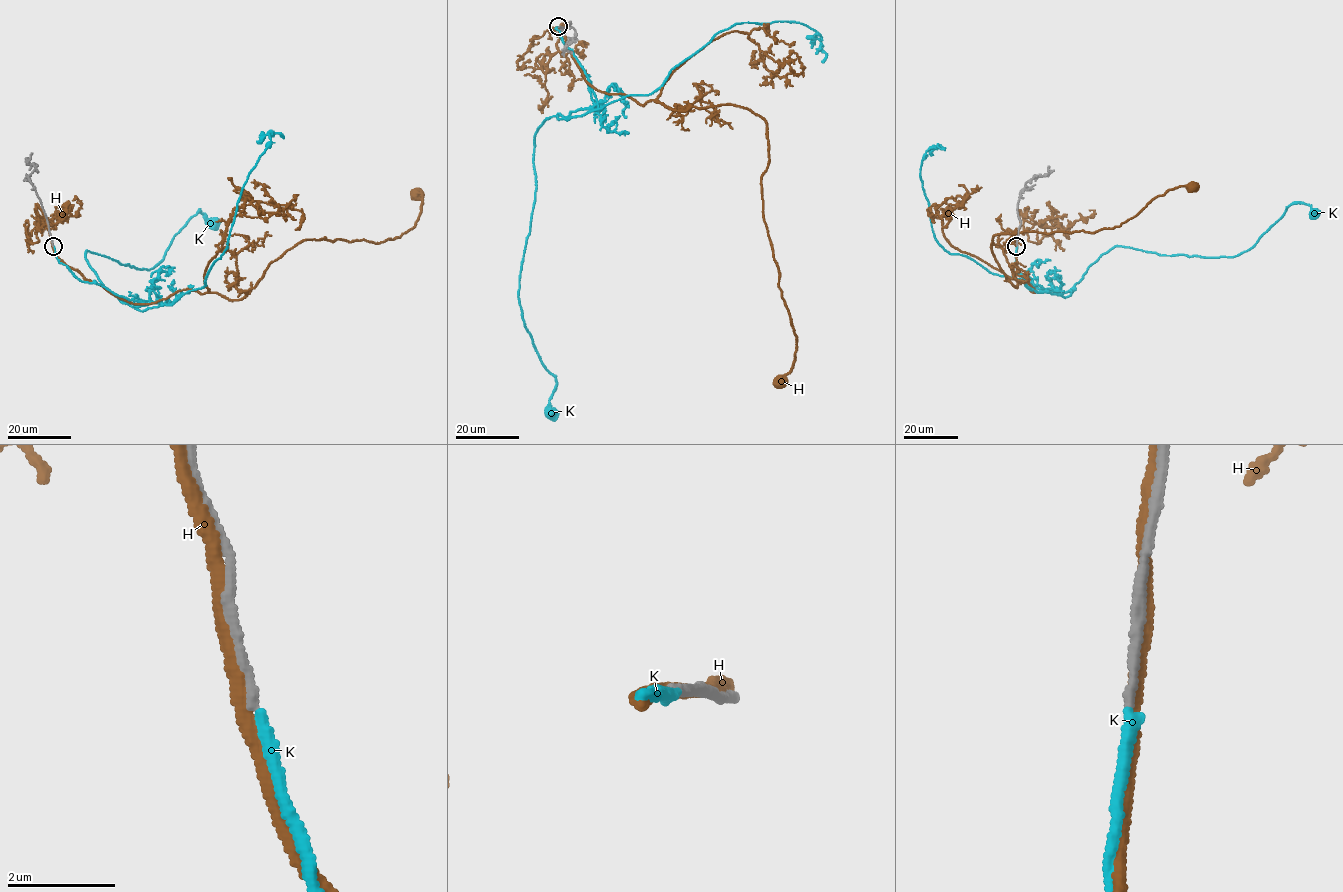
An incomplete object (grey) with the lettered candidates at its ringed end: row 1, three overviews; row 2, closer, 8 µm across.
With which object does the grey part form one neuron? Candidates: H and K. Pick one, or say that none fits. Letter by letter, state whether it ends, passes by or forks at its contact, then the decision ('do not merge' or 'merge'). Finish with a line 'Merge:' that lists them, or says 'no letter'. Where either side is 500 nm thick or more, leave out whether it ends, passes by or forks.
H: it passes by | do not merge
K: it ends | do not merge
Merge: no letter

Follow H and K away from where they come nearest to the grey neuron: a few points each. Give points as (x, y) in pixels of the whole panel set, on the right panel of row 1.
H: (1017, 241), (1035, 292), (1028, 278), (1007, 279), (993, 236), (1095, 232), (1170, 190), (1197, 190)
K: (1016, 246), (1025, 285), (1062, 293), (1115, 246), (1235, 256), (1291, 204), (1309, 205), (1313, 213)

